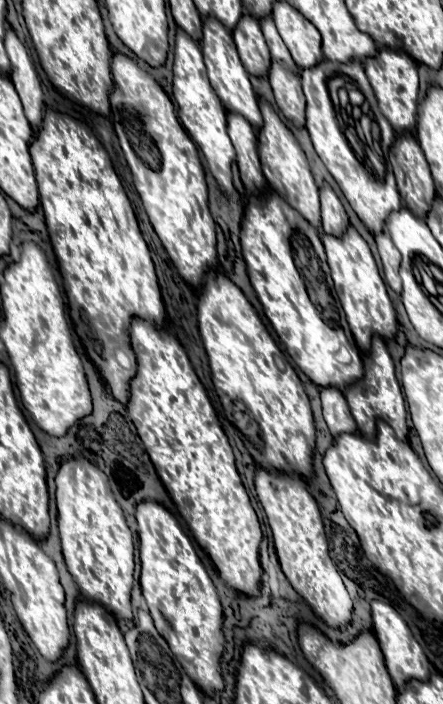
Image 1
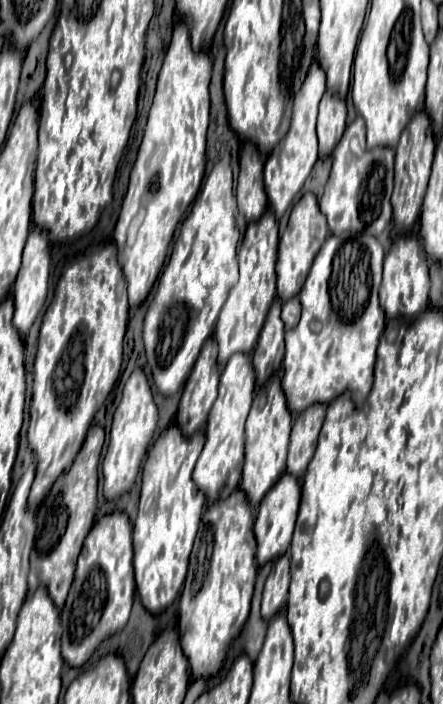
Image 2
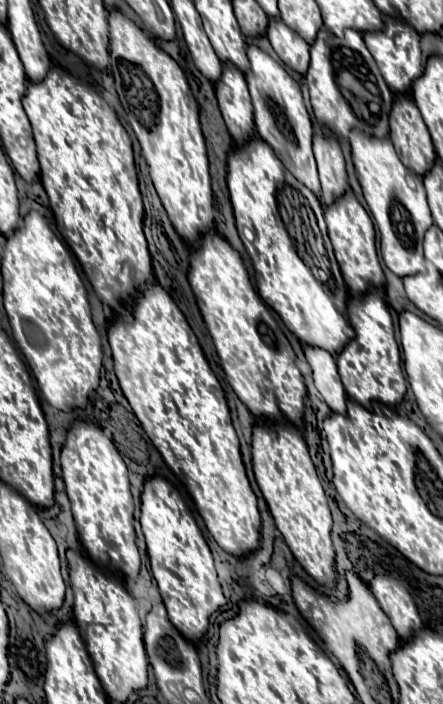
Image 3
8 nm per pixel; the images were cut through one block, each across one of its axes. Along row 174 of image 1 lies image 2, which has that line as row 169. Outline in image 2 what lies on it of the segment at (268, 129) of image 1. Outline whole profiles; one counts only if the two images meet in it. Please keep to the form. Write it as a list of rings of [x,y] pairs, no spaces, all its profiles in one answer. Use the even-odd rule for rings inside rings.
[[[318,60],[310,66],[308,78],[302,86],[302,90],[294,98],[294,114],[292,114],[292,126],[286,134],[286,138],[278,144],[276,154],[278,162],[272,166],[272,170],[264,170],[264,184],[266,194],[270,200],[270,208],[274,210],[276,218],[282,218],[286,210],[292,206],[296,194],[302,190],[306,178],[312,172],[312,166],[318,160],[318,138],[316,138],[316,116],[318,116],[318,102],[326,90],[326,74],[320,68]]]

